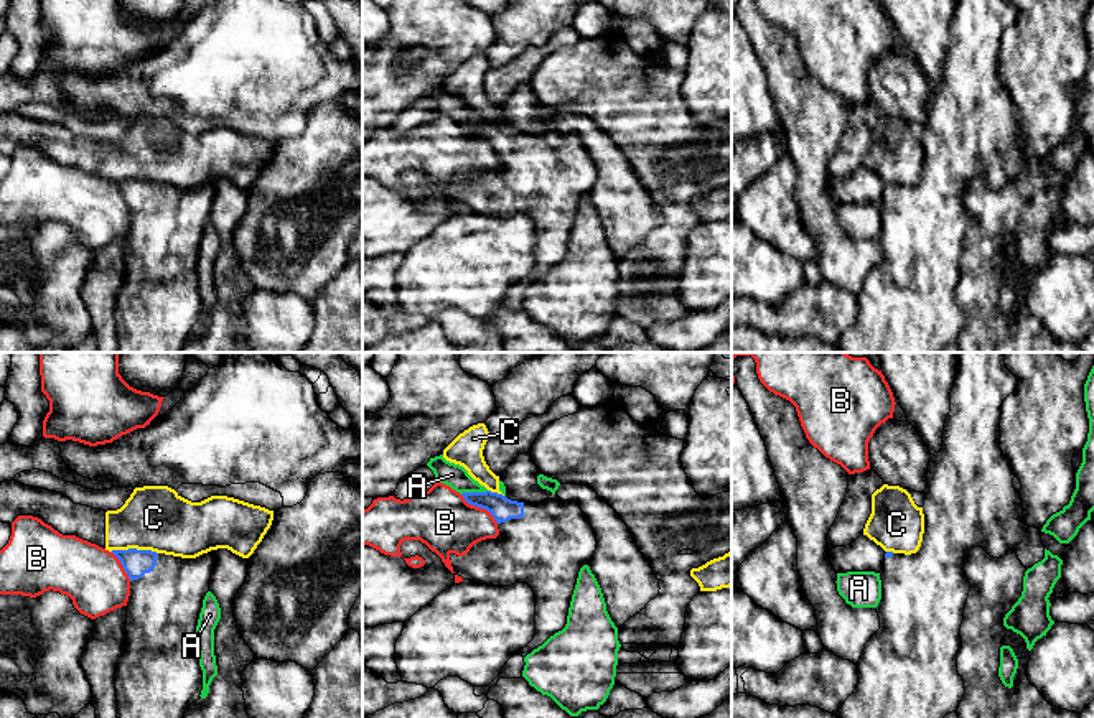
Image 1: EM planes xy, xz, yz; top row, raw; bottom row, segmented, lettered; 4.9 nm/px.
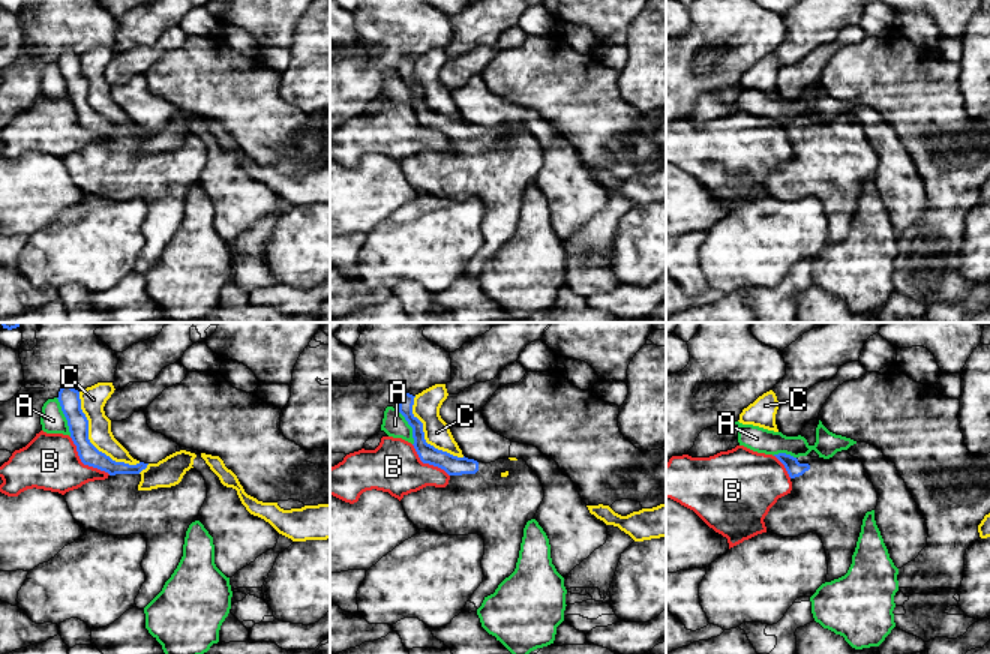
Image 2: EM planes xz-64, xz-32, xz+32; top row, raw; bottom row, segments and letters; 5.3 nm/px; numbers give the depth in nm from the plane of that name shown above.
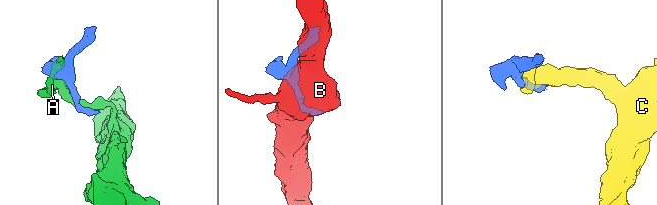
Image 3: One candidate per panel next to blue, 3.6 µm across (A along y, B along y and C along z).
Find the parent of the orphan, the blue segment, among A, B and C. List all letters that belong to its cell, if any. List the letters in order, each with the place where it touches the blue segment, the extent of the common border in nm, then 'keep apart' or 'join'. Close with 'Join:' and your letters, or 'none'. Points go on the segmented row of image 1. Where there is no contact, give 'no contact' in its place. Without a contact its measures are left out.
A: xz (473, 493) | 130 nm | keep apart
B: xz (480, 506) | 240 nm | keep apart
C: xy (134, 549) | 240 nm | keep apart
Join: none

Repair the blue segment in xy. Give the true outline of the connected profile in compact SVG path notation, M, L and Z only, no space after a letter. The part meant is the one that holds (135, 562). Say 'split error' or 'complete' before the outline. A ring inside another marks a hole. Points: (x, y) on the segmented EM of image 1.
split error; M137 548L110 553L130 578L125 647L115 667L117 718L183 718L203 690L196 626L209 591L216 550L196 558Z

